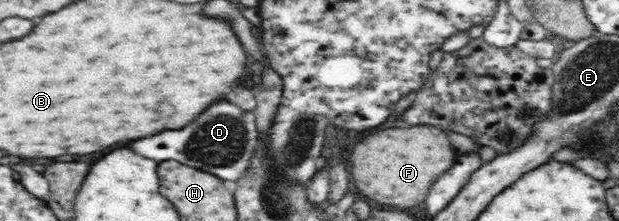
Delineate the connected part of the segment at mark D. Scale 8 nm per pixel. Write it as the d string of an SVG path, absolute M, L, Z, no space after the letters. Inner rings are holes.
M222 100L222 104L214 104L198 116L198 120L182 130L164 130L158 136L148 136L130 144L134 152L144 158L152 158L156 162L178 160L192 168L210 172L222 180L238 180L246 174L247 168L258 149L258 127L252 112L240 110L236 104ZM206 162L206 164L200 164Z

